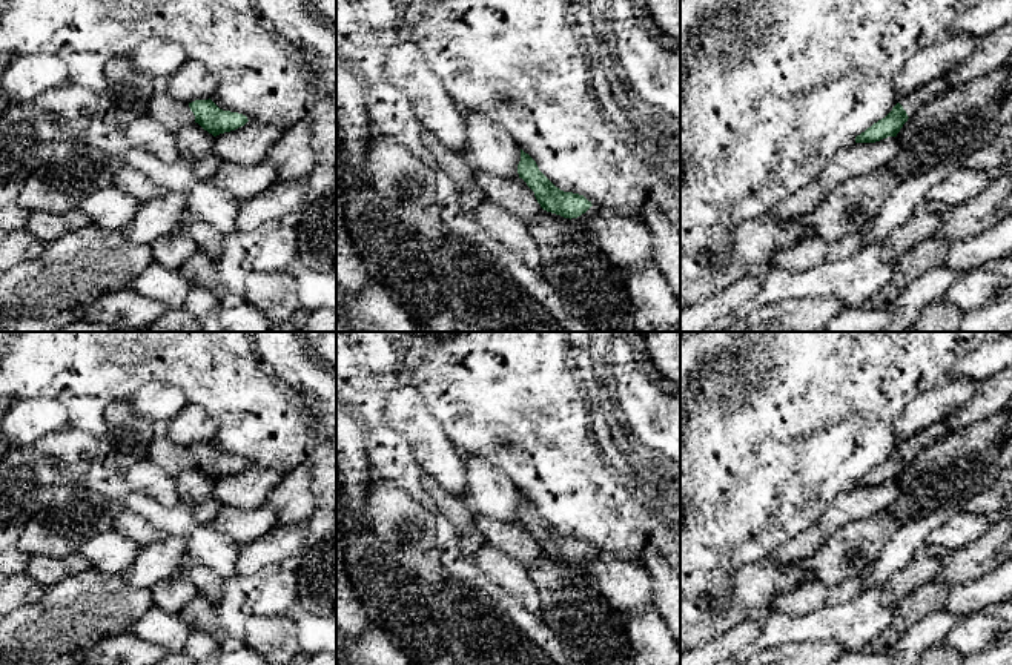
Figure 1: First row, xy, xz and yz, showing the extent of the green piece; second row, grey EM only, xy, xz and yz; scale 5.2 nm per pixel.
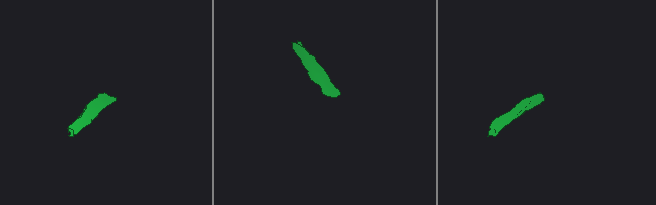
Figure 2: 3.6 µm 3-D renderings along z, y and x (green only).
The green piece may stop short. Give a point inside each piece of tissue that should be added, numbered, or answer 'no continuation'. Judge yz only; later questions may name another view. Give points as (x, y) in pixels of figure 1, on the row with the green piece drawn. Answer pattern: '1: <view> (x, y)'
1: yz (912, 102)

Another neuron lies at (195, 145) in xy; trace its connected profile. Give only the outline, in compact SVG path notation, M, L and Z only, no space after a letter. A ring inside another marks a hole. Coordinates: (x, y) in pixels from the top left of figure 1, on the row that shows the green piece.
M193 123L180 129L175 138L180 158L189 163L198 180L210 181L223 163L213 152L215 137Z

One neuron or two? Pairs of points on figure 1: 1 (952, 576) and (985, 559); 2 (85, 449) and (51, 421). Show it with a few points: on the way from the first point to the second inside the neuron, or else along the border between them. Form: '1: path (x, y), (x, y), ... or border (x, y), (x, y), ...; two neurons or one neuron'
1: path (960, 569), (977, 559); one neuron
2: border (66, 426), (43, 435), (34, 444); two neurons

